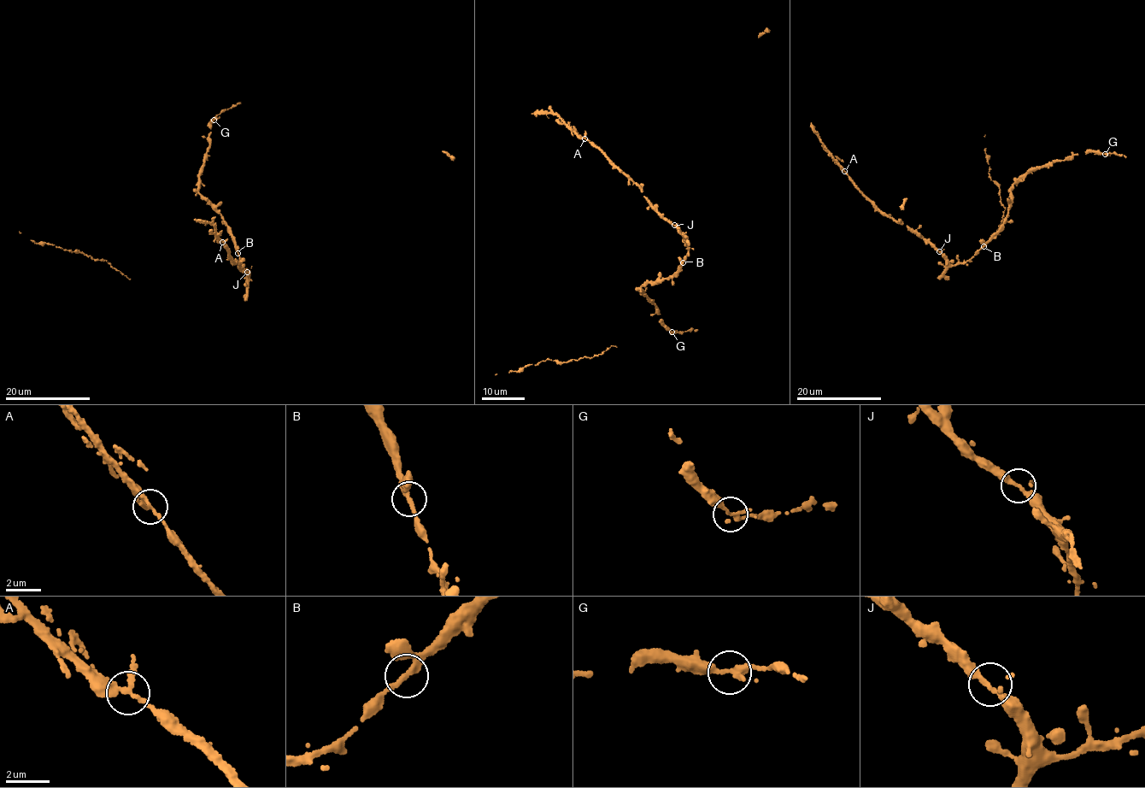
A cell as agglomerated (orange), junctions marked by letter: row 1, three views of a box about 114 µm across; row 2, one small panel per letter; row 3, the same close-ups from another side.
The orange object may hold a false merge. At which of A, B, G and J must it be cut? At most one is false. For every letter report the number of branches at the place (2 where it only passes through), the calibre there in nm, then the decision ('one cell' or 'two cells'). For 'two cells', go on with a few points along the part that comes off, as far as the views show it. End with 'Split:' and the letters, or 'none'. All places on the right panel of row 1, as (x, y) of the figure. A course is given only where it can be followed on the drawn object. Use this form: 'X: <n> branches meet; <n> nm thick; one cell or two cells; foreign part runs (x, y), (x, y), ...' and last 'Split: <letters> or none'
A: 3 branches meet; 240 nm thick; one cell
B: 3 branches meet; 240 nm thick; one cell
G: 3 branches meet; 240 nm thick; one cell
J: 3 branches meet; 240 nm thick; one cell
Split: none

